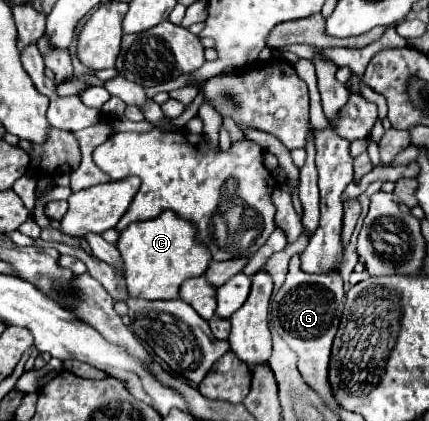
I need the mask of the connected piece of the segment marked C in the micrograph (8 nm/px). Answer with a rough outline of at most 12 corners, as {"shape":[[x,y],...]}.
{"shape":[[173,211],[119,235],[131,297],[175,299],[211,253]]}

